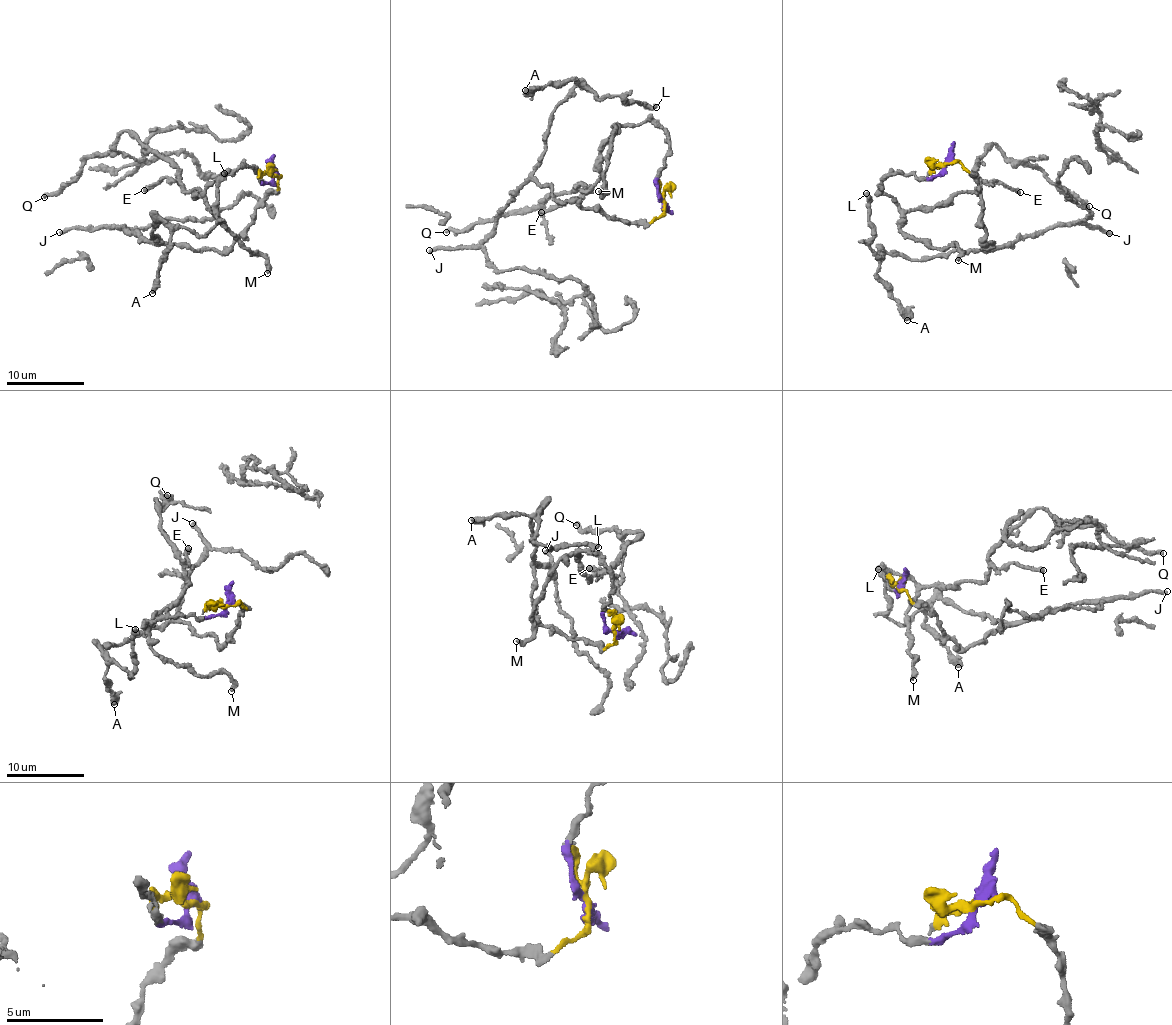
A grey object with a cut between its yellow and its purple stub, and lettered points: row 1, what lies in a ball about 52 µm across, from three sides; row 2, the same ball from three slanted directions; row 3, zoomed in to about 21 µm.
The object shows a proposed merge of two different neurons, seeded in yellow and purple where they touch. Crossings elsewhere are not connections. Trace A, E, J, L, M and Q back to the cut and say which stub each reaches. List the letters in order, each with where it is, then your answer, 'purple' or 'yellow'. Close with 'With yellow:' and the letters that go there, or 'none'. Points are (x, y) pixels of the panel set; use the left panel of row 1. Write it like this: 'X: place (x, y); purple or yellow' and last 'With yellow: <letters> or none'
A: place (152, 293); yellow
E: place (144, 190); purple
J: place (59, 232); yellow
L: place (224, 173); yellow
M: place (267, 273); purple
Q: place (44, 197); purple
With yellow: A, J, L

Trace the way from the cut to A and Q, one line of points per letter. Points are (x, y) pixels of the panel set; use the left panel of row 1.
A: (276, 176), (277, 187), (252, 225), (222, 251), (159, 244), (151, 233), (157, 222), (170, 230), (152, 293)
Q: (276, 175), (264, 182), (244, 165), (195, 196), (180, 171), (127, 131), (45, 197)

